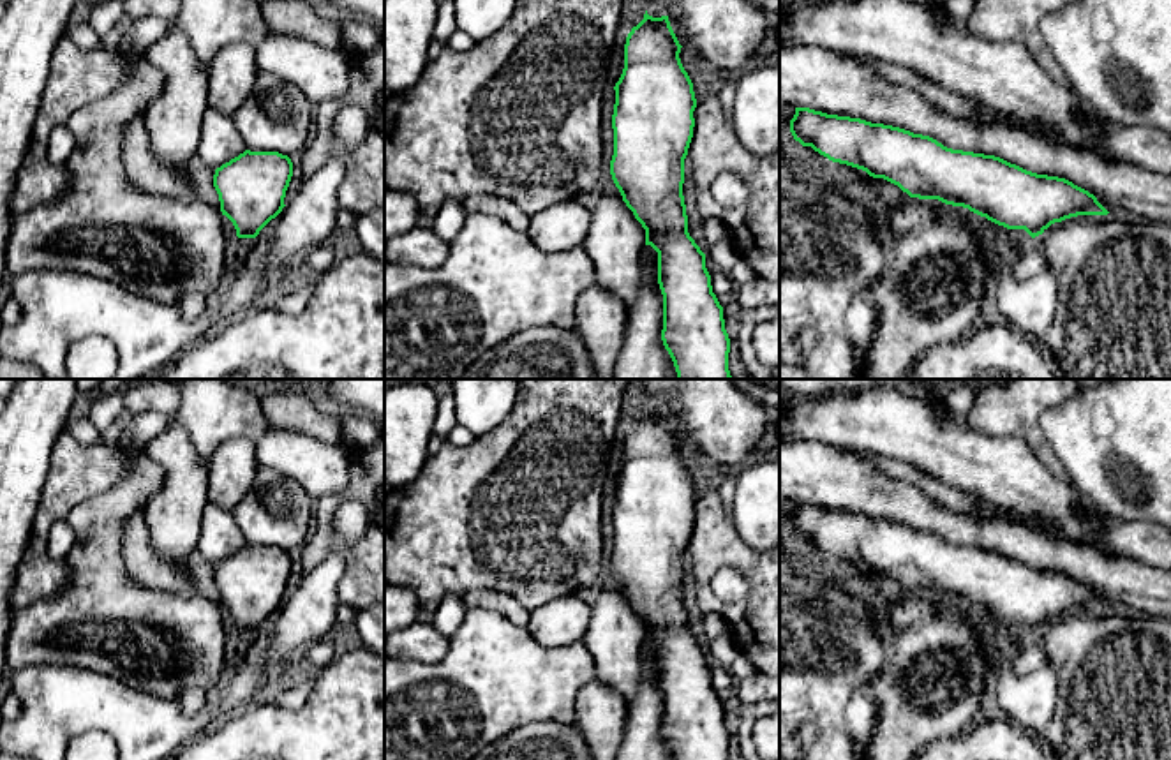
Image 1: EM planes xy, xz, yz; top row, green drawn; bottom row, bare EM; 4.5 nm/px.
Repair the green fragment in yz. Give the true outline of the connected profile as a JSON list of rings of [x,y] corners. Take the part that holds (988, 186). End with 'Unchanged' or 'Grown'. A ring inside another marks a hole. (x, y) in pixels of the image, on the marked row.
[[[795,108],[790,132],[802,146],[811,146],[832,162],[884,178],[910,197],[963,206],[1007,229],[1025,229],[1032,238],[1070,217],[1109,213],[1093,194],[1065,178],[1037,175],[995,155],[952,150],[929,136],[899,127]]]. Unchanged

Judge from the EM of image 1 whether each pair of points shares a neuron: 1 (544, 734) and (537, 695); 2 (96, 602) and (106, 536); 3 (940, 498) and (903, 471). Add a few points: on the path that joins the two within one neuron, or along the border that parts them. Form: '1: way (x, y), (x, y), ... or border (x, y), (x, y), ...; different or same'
1: border (574, 722), (531, 722), (503, 736); different
2: way (97, 586), (101, 552); same
3: way (932, 489), (912, 475); same

